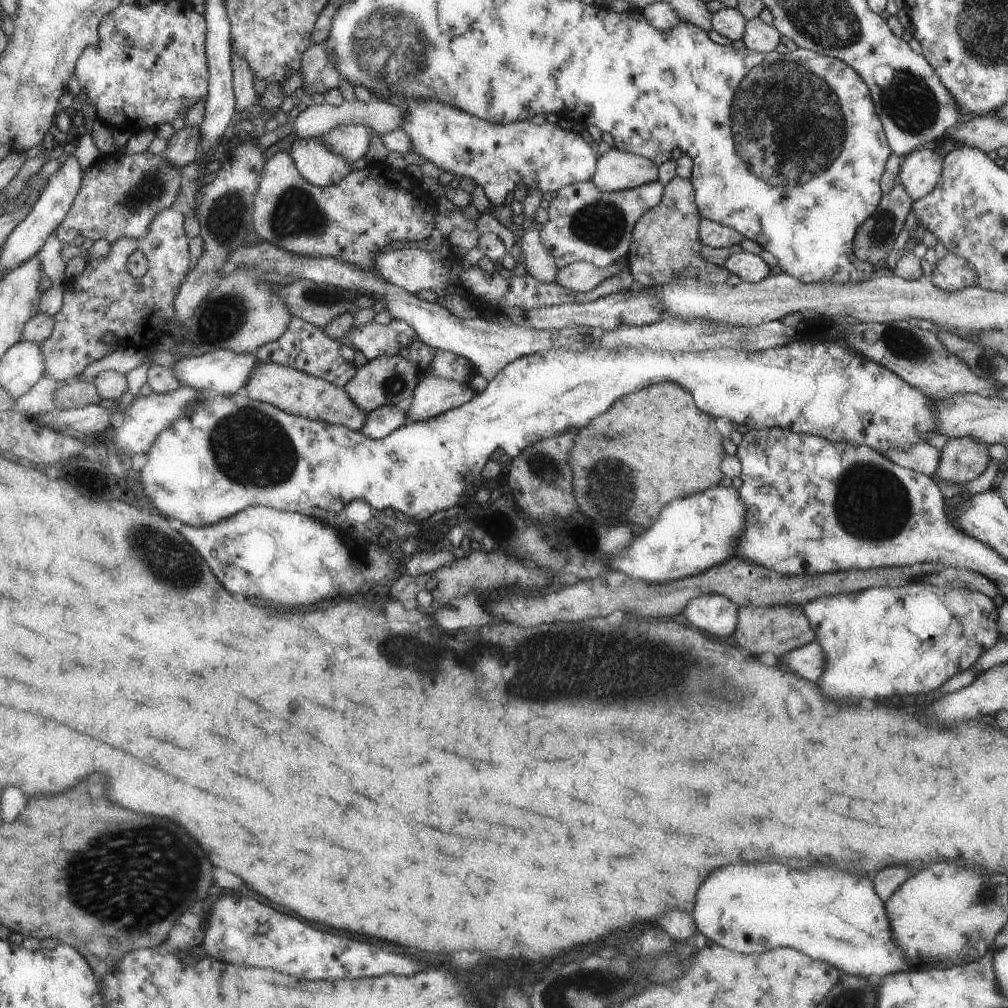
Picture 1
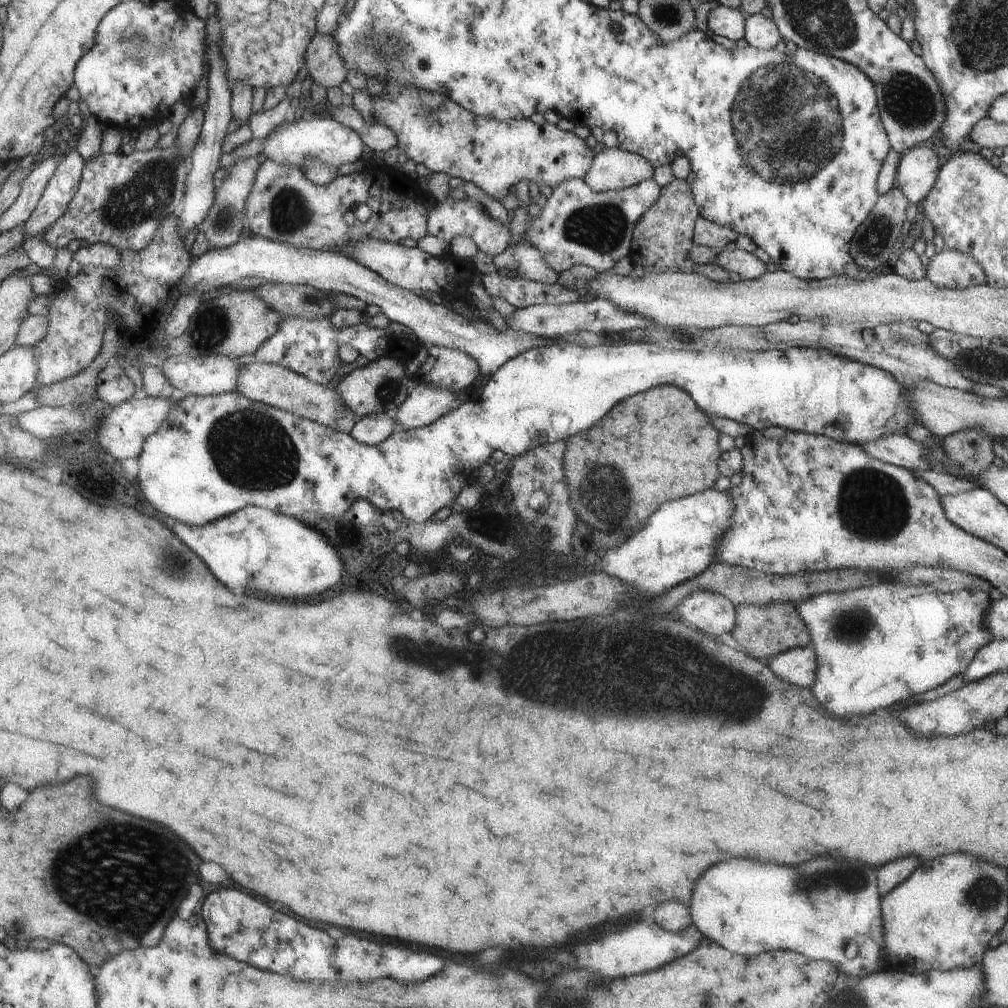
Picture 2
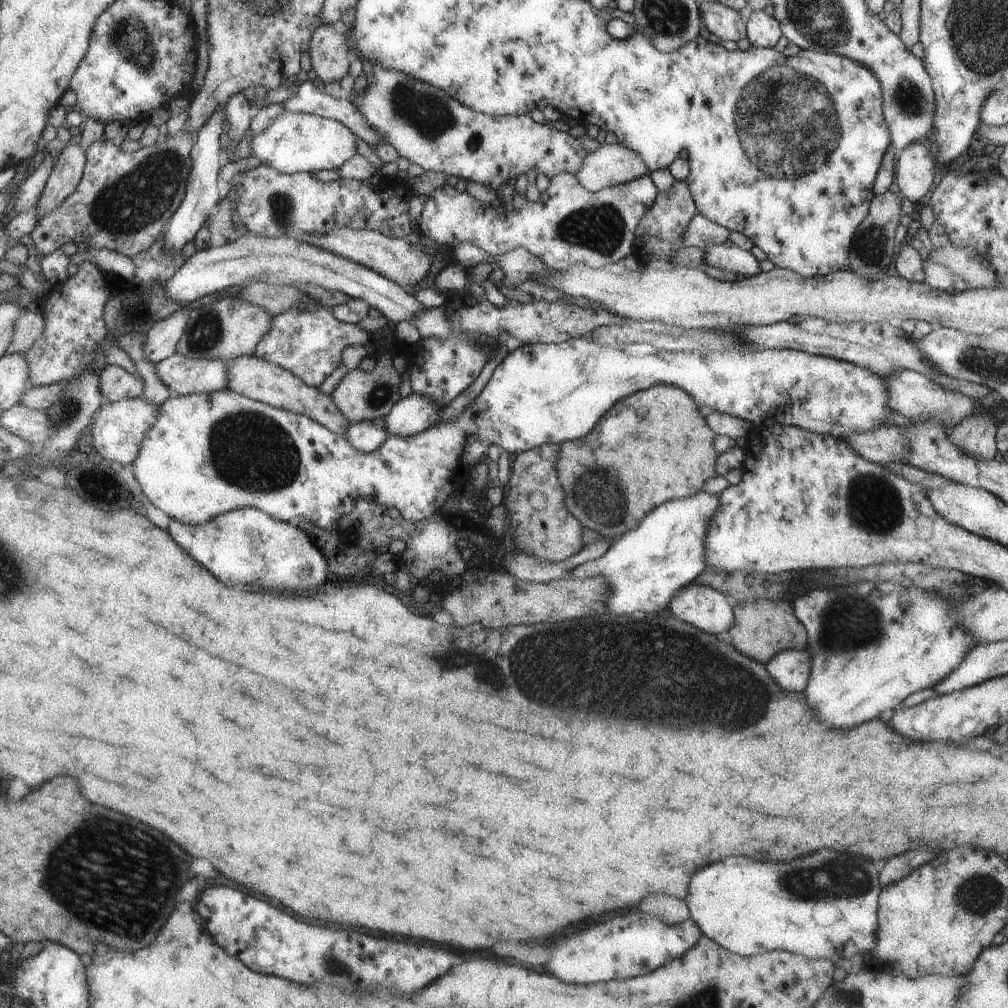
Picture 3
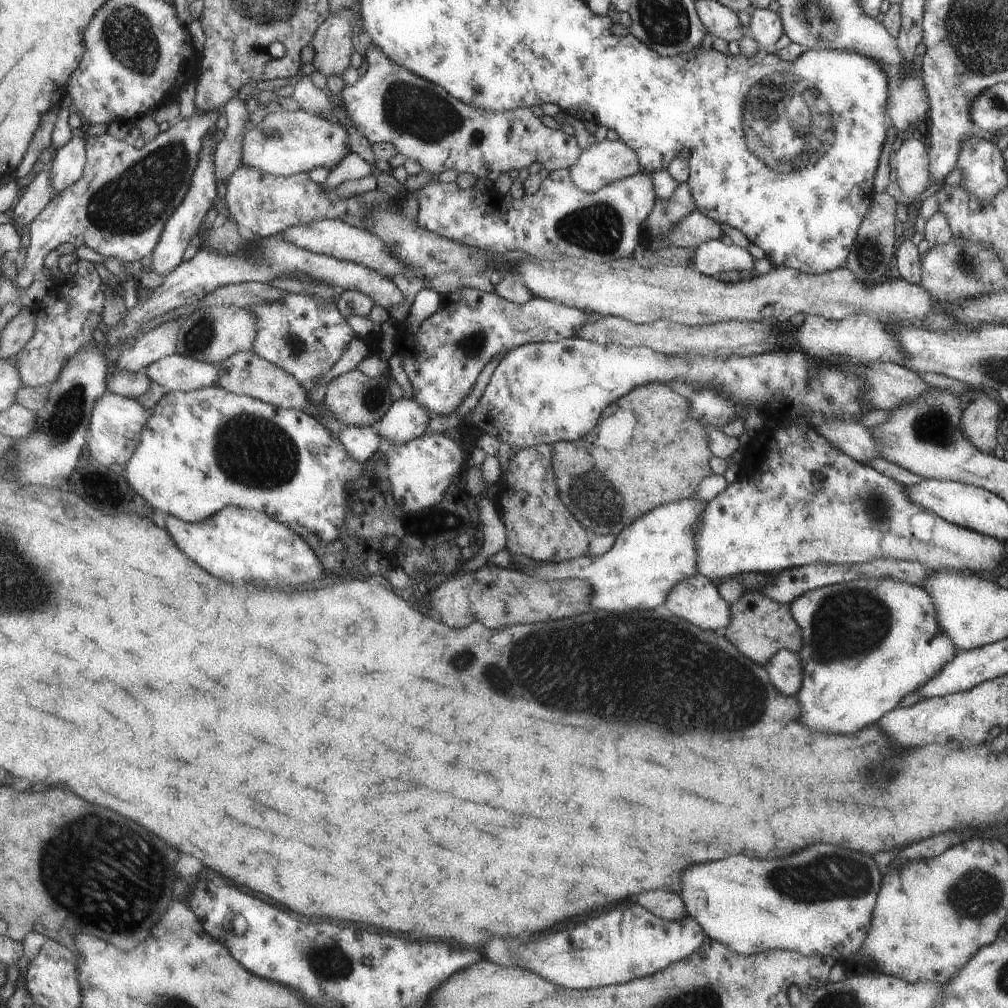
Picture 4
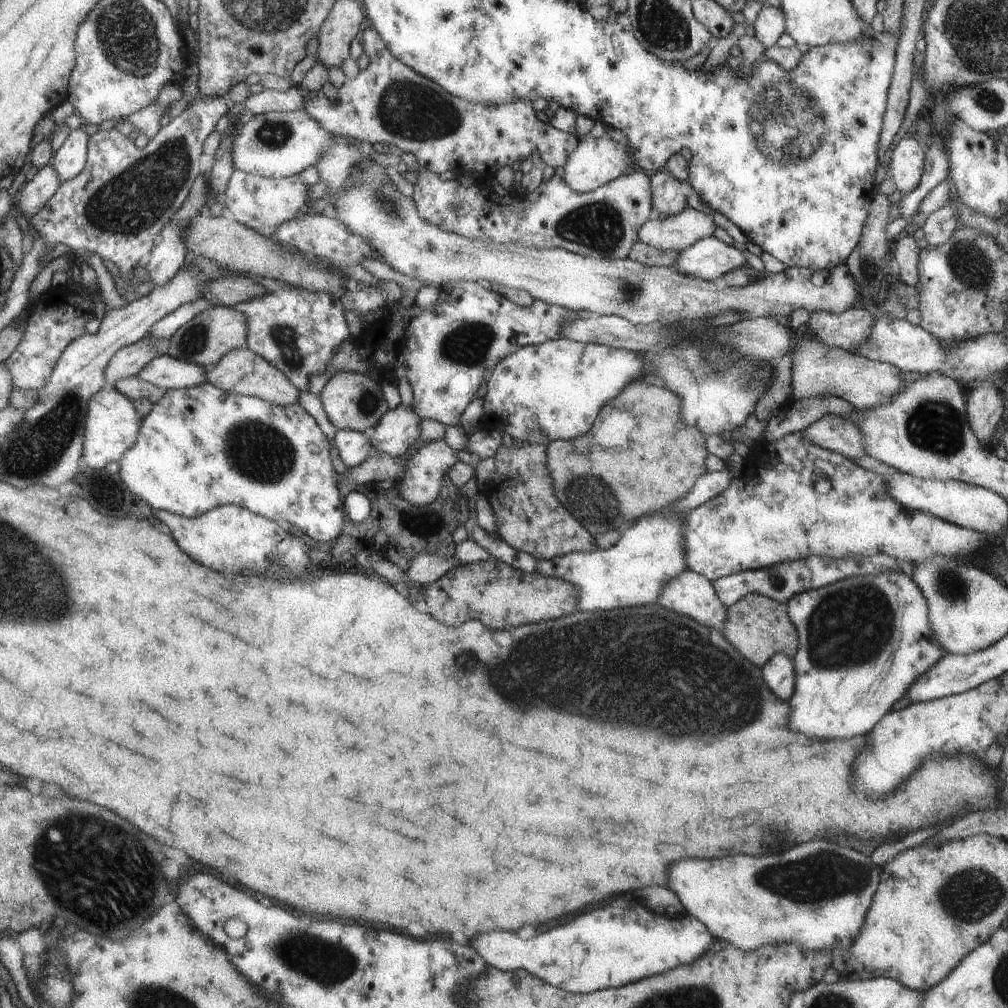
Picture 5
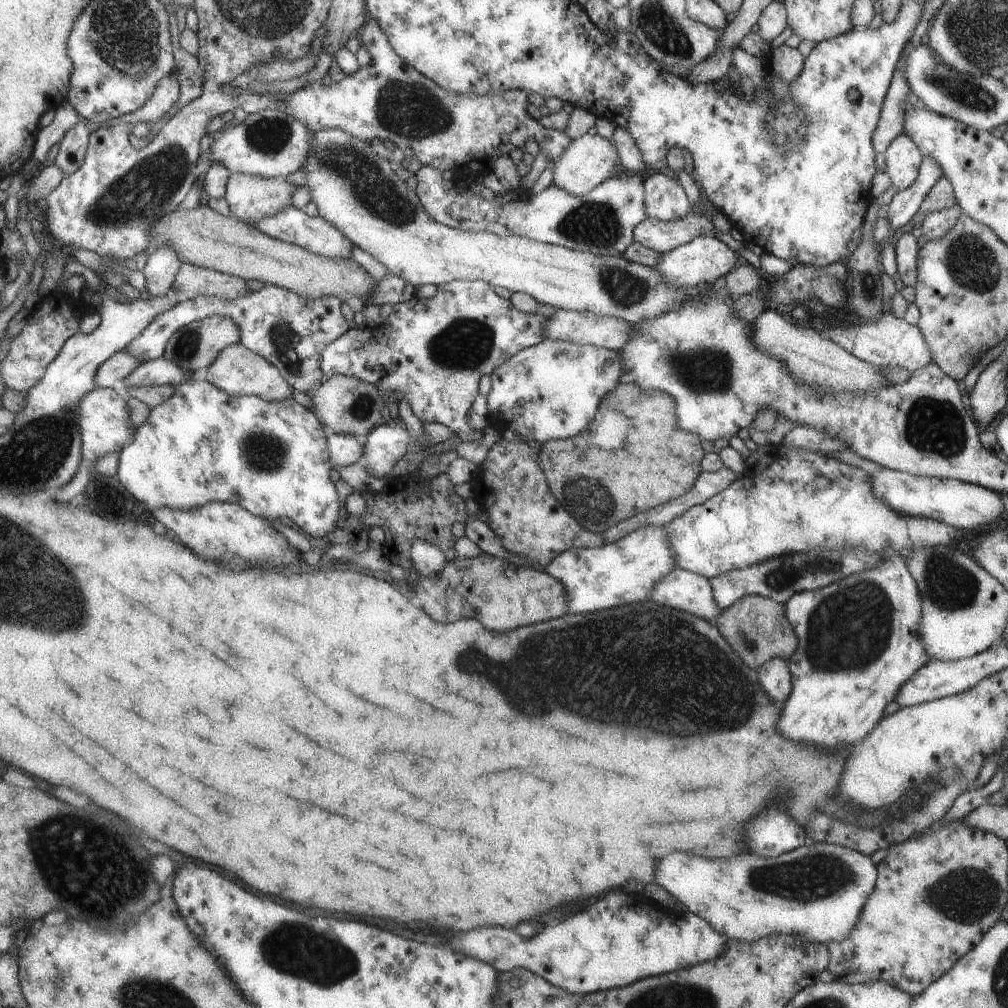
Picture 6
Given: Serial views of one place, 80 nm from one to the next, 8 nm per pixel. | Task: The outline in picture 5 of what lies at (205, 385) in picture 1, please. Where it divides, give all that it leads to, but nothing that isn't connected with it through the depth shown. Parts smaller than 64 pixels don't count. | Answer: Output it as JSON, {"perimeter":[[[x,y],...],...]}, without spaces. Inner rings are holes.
{"perimeter":[[[167,354],[153,359],[138,375],[164,390],[186,389],[207,383],[209,369]]]}

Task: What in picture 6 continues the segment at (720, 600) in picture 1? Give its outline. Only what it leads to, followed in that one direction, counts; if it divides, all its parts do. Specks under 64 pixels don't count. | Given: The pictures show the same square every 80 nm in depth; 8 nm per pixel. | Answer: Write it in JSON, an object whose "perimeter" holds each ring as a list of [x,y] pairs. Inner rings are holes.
{"perimeter":[[[677,566],[656,582],[650,596],[657,604],[695,615],[711,623],[714,623],[721,612],[712,595],[708,577]]]}

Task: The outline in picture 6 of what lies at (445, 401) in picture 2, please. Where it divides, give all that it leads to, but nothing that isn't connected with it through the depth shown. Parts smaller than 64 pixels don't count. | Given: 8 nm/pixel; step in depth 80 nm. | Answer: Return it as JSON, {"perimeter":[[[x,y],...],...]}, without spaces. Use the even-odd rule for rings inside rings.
{"perimeter":[[[388,415],[384,421],[368,432],[369,436],[362,444],[360,463],[376,478],[387,476],[391,467],[408,450],[410,436],[402,420]]]}

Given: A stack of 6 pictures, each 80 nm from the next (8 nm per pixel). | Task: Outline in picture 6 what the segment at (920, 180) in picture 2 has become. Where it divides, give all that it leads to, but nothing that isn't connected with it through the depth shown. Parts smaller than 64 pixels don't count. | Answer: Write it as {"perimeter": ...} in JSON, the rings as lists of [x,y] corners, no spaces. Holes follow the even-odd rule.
{"perimeter":[[[905,134],[897,135],[884,150],[883,156],[885,172],[891,185],[900,191],[915,182],[923,162],[923,154],[910,137]]]}

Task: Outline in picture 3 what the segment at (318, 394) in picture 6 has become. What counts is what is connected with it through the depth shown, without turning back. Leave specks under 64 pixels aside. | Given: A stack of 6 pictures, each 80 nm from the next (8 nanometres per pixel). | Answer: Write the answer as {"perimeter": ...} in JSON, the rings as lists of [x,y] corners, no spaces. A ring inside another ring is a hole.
{"perimeter":[[[383,352],[375,358],[374,366],[371,371],[361,371],[359,367],[348,370],[339,380],[330,397],[334,400],[336,407],[349,420],[350,424],[368,420],[381,419],[393,408],[400,400],[399,384],[401,375],[392,363],[393,352]]]}

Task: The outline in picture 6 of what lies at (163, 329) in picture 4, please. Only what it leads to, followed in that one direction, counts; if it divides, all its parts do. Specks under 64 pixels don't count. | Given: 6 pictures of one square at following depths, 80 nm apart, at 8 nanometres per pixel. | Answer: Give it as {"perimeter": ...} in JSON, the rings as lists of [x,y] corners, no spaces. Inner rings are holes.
{"perimeter":[[[125,349],[116,352],[97,371],[96,381],[98,386],[113,388],[117,382],[123,382],[132,372],[135,372],[141,366],[141,363],[144,363],[142,358]]]}

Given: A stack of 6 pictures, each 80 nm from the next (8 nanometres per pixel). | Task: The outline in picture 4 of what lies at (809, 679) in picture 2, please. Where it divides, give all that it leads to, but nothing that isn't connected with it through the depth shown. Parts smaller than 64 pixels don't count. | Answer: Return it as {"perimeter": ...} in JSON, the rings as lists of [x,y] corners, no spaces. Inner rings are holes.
{"perimeter":[[[781,649],[765,663],[772,685],[785,692],[785,696],[796,694],[802,683],[802,664],[797,653]]]}

